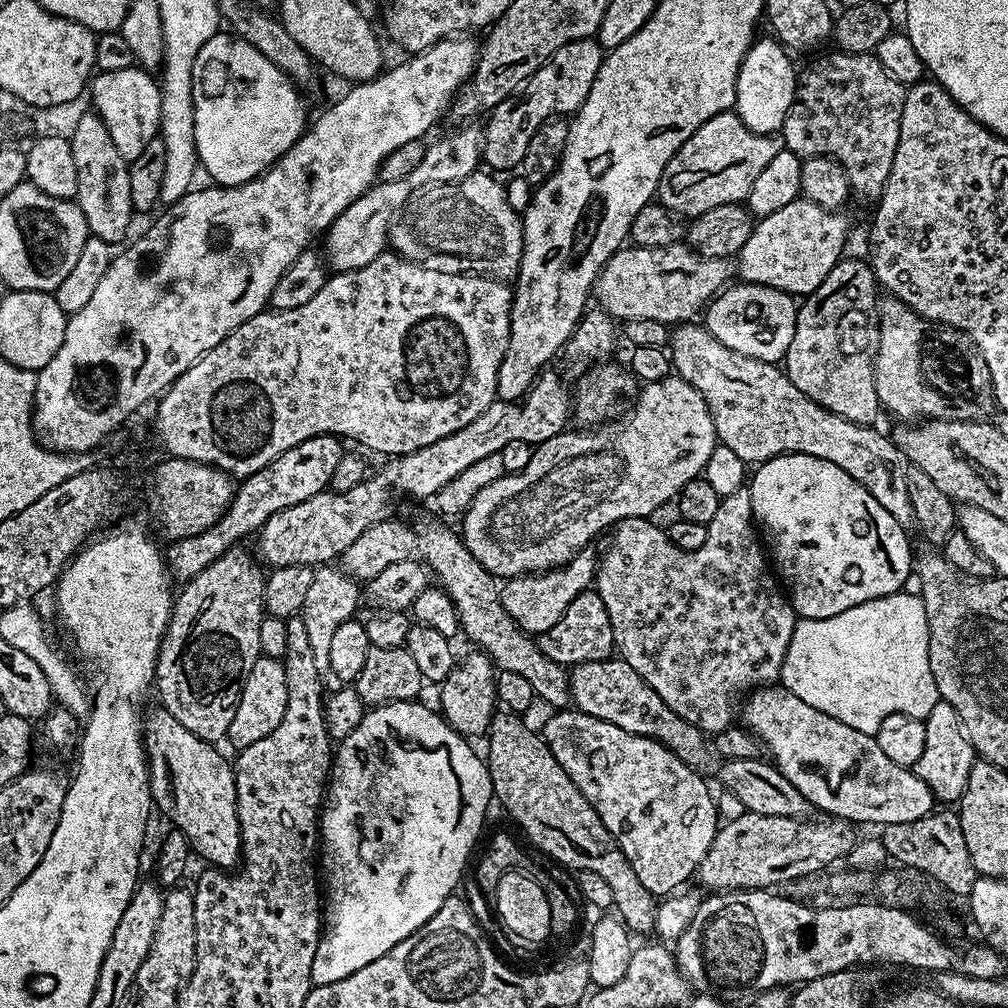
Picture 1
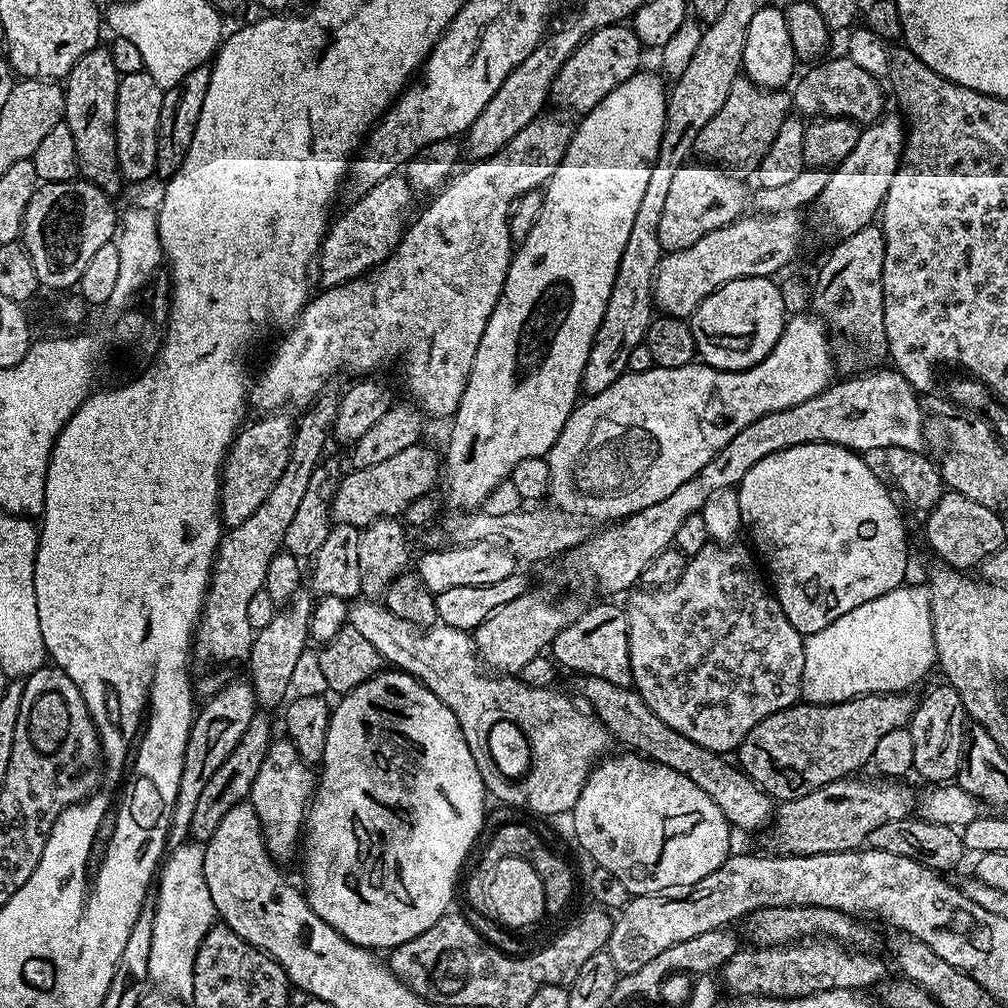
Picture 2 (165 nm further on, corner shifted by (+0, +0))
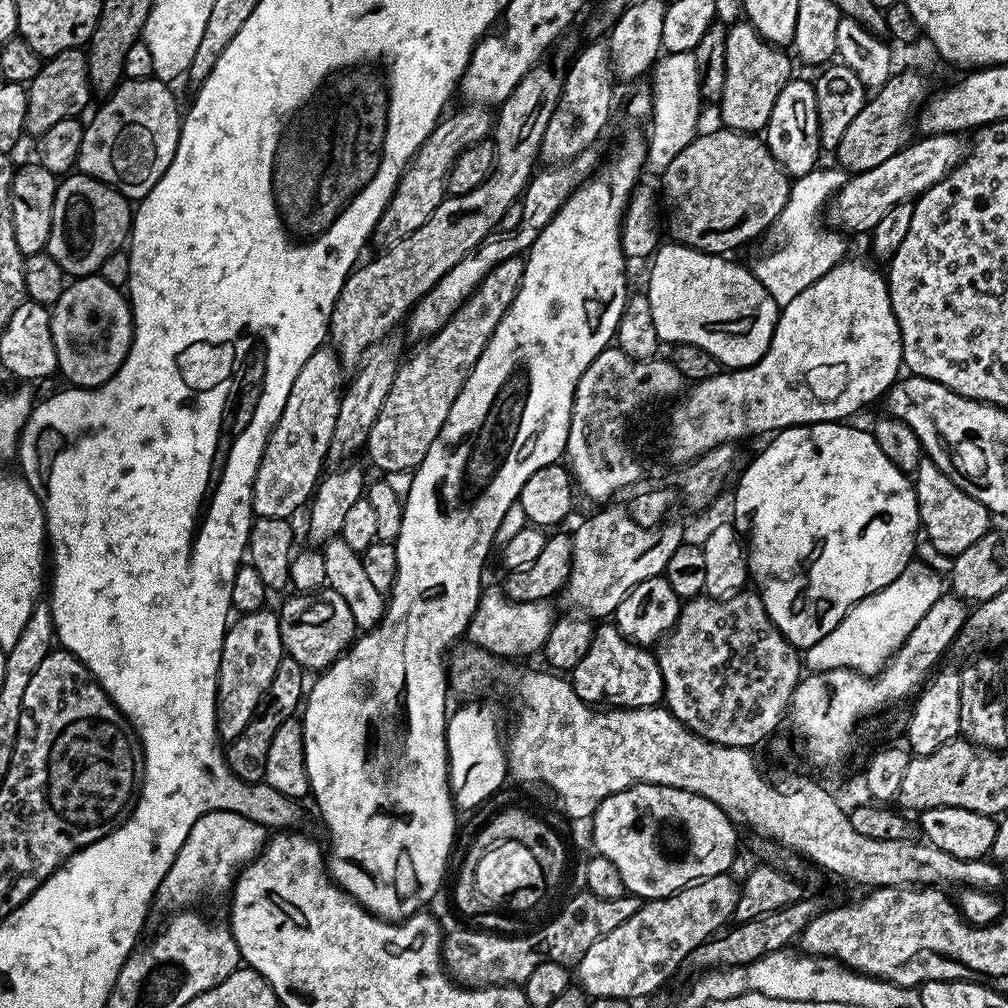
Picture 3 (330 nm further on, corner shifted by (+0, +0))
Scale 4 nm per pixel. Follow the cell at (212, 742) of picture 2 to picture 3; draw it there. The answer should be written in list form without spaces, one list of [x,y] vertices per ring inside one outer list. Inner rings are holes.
[[[262,607],[256,612],[237,615],[224,636],[216,691],[216,732],[221,741],[231,742],[246,730],[246,722],[250,722],[262,694],[266,694],[266,686],[270,686],[274,678],[274,670],[278,670],[286,655],[279,615],[268,611],[267,607]]]

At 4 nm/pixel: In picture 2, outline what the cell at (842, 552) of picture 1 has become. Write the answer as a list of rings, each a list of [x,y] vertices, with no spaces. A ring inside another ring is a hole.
[[[799,444],[790,446],[786,450],[778,450],[778,454],[770,454],[762,458],[762,462],[758,462],[758,466],[754,466],[754,470],[750,470],[750,474],[746,474],[746,478],[742,478],[738,486],[740,513],[744,519],[743,527],[752,535],[753,545],[751,544],[751,547],[758,553],[766,572],[766,567],[768,567],[767,575],[770,577],[771,587],[774,589],[776,600],[782,606],[786,618],[790,618],[790,626],[794,626],[794,630],[798,630],[804,636],[814,634],[818,630],[826,630],[830,622],[842,618],[842,614],[850,614],[854,606],[862,606],[905,583],[904,575],[908,572],[908,536],[904,533],[904,520],[900,517],[895,502],[892,501],[893,493],[889,485],[887,483],[884,485],[876,477],[875,470],[864,460],[867,459],[861,453],[837,444]]]

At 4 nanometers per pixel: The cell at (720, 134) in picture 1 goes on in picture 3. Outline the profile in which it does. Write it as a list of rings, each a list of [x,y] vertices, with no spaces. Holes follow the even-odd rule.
[[[747,22],[731,25],[726,34],[726,86],[722,88],[722,98],[718,102],[720,120],[725,129],[734,132],[760,134],[770,122],[770,110],[782,94],[782,86],[793,79],[793,57],[787,56],[783,47],[769,44],[754,26]]]

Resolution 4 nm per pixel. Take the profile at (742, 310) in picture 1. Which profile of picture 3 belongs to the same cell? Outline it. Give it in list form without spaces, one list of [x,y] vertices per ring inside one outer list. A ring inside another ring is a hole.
[[[675,242],[661,243],[650,263],[652,269],[648,272],[646,295],[654,317],[654,330],[658,330],[660,341],[668,346],[702,346],[702,350],[714,354],[716,361],[728,370],[748,368],[764,357],[776,329],[778,309],[774,298],[770,298],[766,286],[758,282],[751,267],[743,268],[724,254],[700,252],[697,248],[687,248],[686,245]]]

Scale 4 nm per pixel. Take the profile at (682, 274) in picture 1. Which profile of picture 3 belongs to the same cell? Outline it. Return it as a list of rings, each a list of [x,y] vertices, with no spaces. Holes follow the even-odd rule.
[[[956,134],[916,138],[911,144],[898,150],[898,154],[894,154],[894,158],[886,158],[886,162],[874,166],[874,170],[851,175],[845,179],[844,184],[827,205],[827,223],[833,229],[843,230],[845,233],[871,233],[872,228],[878,226],[882,214],[886,214],[886,210],[890,210],[890,206],[915,201],[920,193],[925,192],[927,188],[934,186],[942,178],[948,176],[948,173],[962,159],[960,140],[961,137]]]

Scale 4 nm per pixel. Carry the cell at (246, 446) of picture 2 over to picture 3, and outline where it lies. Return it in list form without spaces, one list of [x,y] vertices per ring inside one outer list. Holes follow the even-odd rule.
[[[331,346],[314,350],[314,354],[306,358],[306,366],[298,370],[298,378],[294,378],[294,386],[290,386],[290,398],[286,398],[282,418],[278,418],[268,436],[258,474],[254,478],[252,510],[256,516],[286,520],[295,517],[295,512],[311,501],[325,471],[330,438],[334,438],[334,422],[338,422],[342,395],[340,372],[340,357]]]

